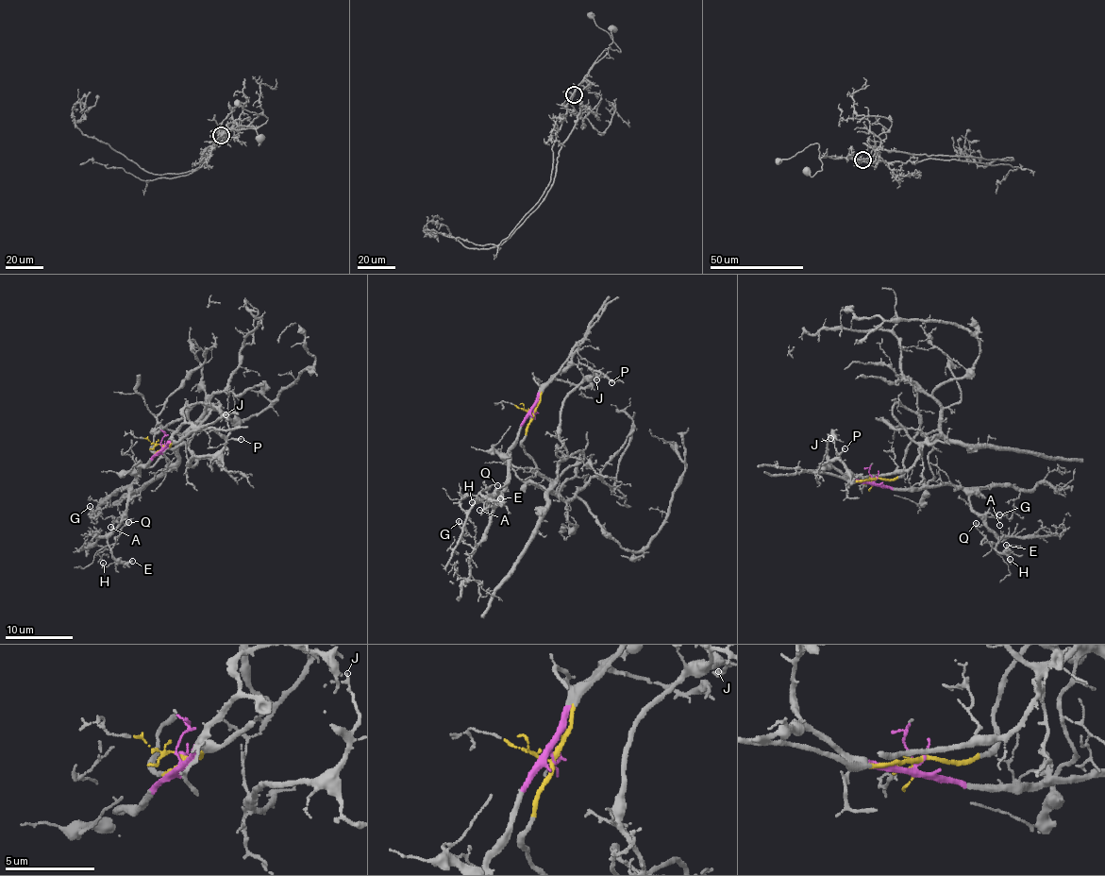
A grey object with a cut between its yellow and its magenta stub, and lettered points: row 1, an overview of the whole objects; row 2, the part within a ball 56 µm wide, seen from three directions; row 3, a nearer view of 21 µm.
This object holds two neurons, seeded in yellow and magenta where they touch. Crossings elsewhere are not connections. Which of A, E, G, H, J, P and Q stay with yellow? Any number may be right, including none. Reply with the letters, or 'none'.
J, P

